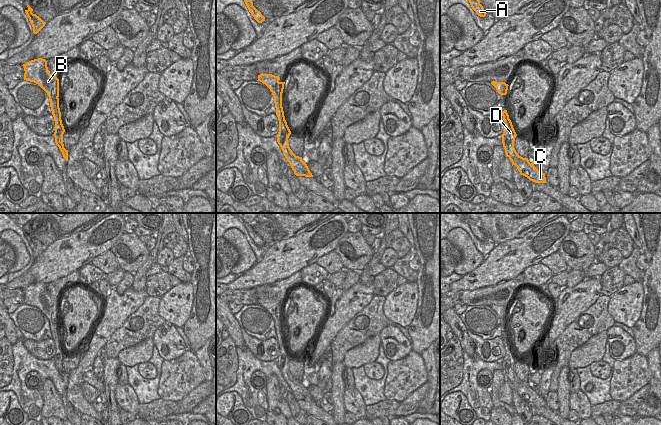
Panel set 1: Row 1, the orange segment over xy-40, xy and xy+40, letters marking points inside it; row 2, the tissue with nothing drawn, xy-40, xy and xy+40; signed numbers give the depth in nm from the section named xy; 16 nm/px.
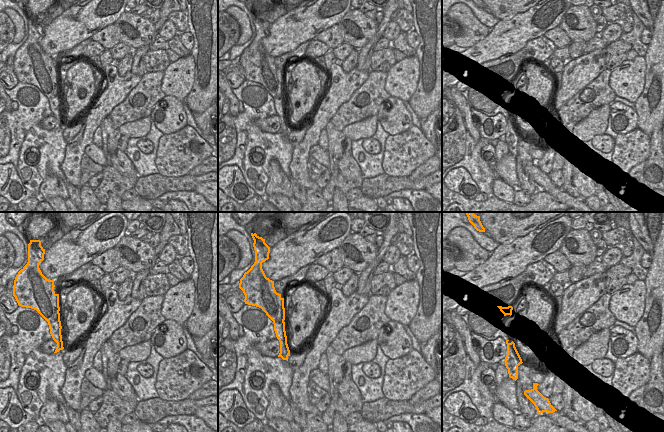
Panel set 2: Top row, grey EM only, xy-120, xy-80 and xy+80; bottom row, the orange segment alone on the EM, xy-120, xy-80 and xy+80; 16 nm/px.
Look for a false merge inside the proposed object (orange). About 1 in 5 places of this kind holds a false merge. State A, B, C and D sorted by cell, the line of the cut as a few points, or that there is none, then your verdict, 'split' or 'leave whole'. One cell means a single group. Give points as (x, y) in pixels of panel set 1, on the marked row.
A B C D | no cut | leave whole

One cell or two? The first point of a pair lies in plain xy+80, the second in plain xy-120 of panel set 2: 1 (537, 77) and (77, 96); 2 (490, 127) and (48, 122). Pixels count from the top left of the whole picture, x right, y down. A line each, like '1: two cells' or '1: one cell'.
1: one cell
2: one cell

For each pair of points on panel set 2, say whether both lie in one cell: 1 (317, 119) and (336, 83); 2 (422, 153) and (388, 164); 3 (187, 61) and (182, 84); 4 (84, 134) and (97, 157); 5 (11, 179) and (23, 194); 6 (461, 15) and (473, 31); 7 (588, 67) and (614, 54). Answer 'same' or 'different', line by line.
1: same
2: same
3: same
4: different
5: same
6: same
7: different

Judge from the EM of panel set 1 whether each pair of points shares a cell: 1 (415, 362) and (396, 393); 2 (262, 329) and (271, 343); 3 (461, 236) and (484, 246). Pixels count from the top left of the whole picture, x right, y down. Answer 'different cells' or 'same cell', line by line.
1: same cell
2: different cells
3: different cells

